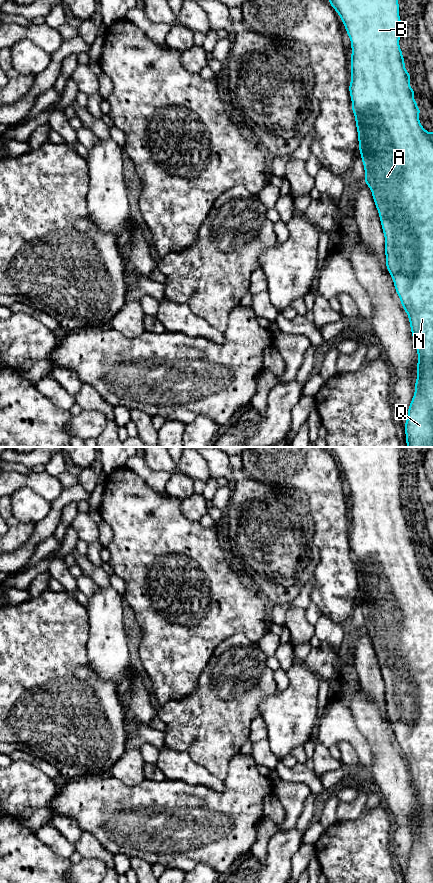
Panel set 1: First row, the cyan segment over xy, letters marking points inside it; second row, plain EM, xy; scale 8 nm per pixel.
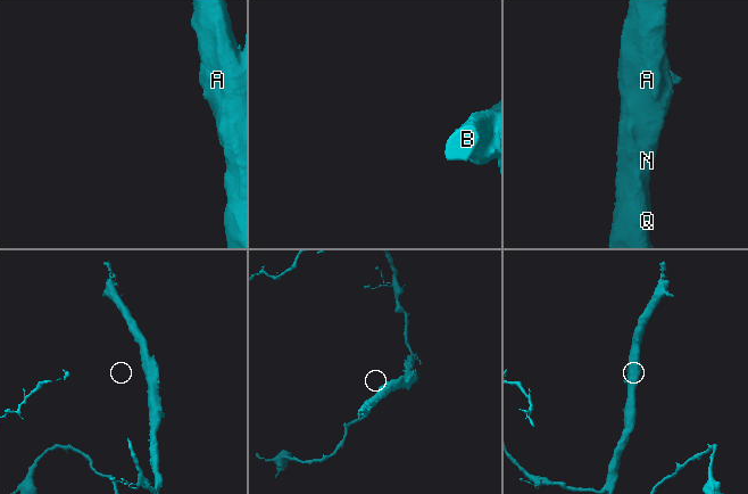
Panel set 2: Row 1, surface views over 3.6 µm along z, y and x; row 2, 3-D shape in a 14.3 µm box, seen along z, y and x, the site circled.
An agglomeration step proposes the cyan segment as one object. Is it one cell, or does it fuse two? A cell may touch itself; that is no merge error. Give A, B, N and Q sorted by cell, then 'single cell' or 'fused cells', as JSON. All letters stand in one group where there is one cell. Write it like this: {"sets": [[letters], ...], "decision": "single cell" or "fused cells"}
{"sets": [["A", "B", "N", "Q"]], "decision": "single cell"}

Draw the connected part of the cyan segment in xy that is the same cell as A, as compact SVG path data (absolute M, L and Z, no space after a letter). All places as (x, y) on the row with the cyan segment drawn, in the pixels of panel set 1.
M328 0L331 7L335 9L345 26L351 40L351 83L349 92L352 101L352 111L355 115L358 131L359 151L365 169L364 182L372 191L372 196L379 212L383 233L385 236L386 267L393 279L396 293L398 294L402 307L406 311L412 337L416 344L418 363L417 380L415 382L415 394L408 408L408 416L405 427L407 447L433 447L433 133L427 132L421 125L418 115L422 111L417 108L418 101L413 99L414 89L409 87L411 75L405 70L402 50L399 47L401 35L401 19L399 17L398 0Z

